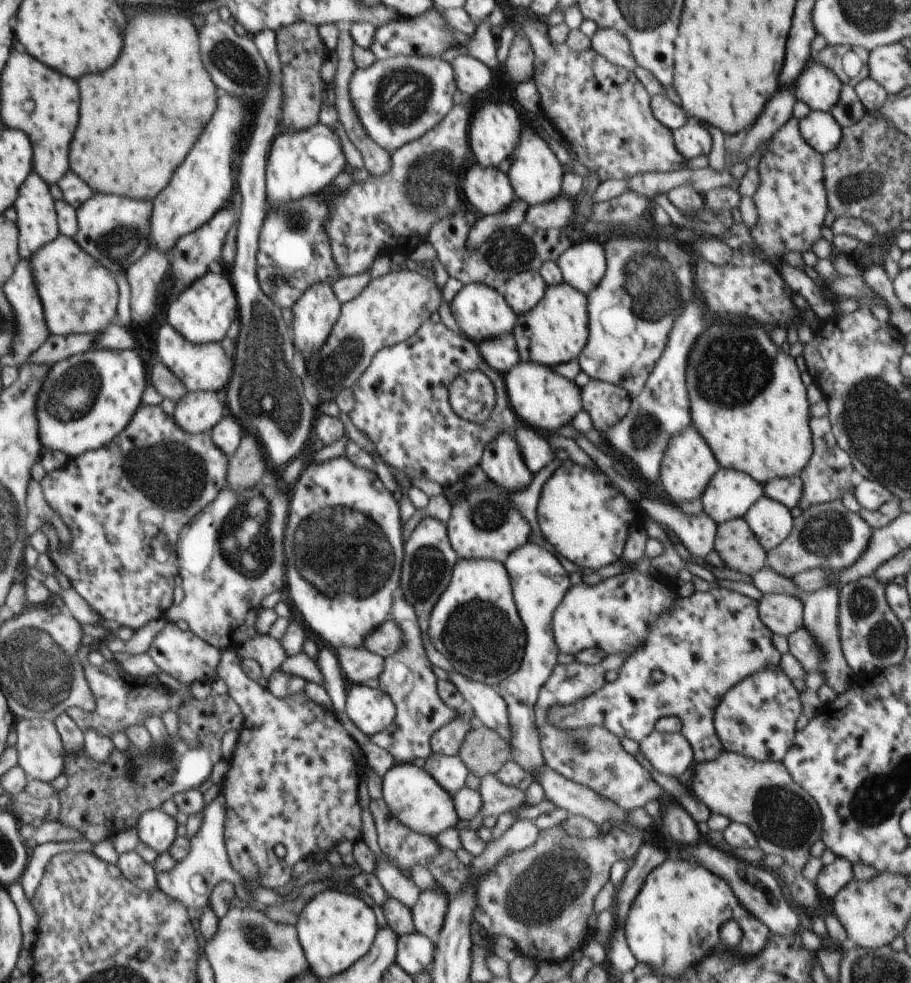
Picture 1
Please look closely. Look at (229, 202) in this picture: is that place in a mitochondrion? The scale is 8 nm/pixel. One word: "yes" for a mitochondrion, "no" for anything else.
no

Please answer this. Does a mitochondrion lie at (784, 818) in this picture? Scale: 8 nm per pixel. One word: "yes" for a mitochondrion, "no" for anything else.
yes

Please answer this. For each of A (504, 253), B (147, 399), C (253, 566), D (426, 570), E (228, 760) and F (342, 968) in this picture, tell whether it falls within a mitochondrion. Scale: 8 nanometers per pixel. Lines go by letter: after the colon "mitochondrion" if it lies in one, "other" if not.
A: mitochondrion
B: other
C: mitochondrion
D: mitochondrion
E: other
F: other

